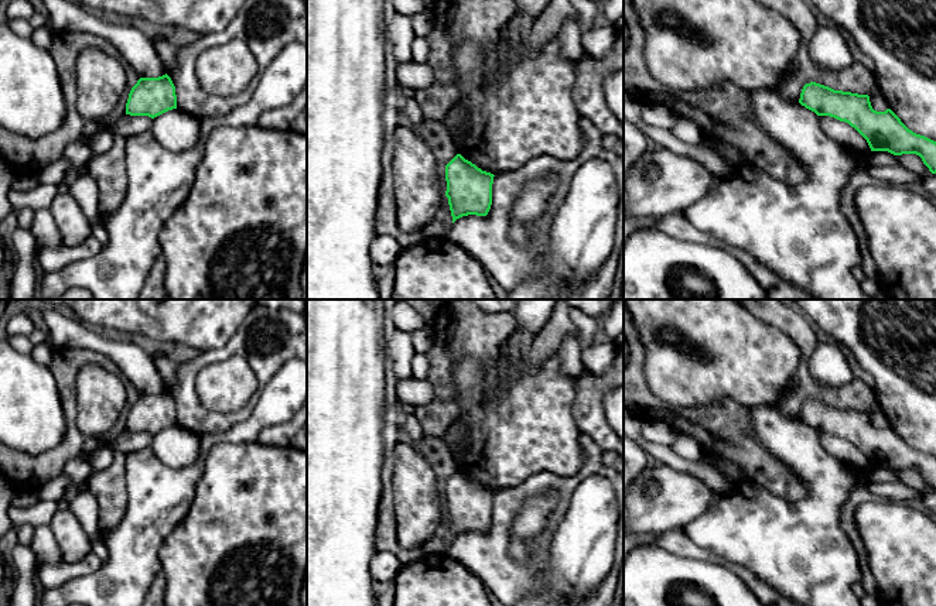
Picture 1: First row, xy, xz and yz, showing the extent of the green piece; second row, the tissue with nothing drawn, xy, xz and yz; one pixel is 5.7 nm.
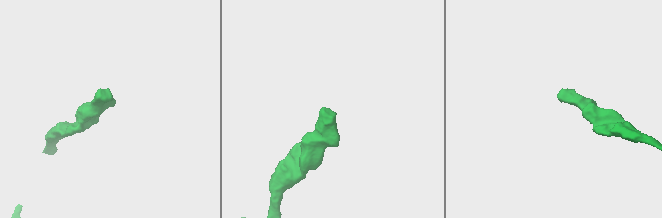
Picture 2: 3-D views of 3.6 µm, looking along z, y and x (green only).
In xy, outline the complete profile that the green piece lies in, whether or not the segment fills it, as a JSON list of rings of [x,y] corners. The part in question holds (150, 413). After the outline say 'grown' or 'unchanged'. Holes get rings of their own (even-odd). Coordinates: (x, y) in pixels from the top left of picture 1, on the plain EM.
[[[167,390],[158,394],[140,394],[126,420],[126,431],[151,435],[172,425],[177,425],[177,411]]]; unchanged

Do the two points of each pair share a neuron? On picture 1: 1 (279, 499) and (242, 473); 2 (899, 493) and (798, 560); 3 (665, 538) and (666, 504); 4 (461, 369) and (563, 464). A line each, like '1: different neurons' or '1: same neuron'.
1: same neuron
2: different neurons
3: different neurons
4: same neuron

